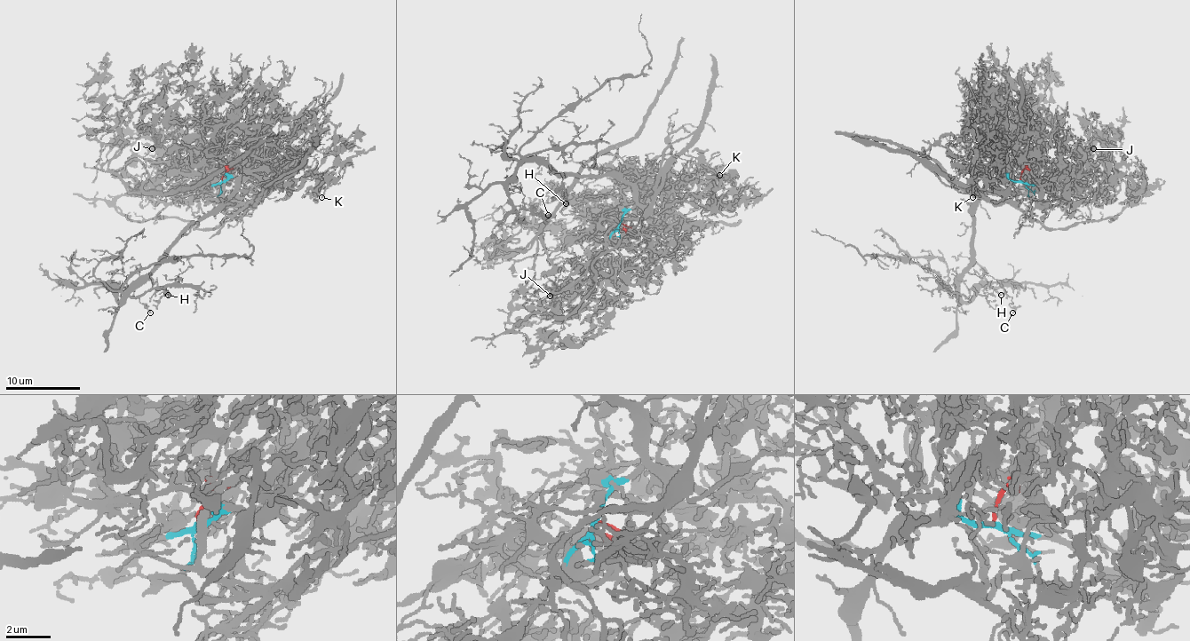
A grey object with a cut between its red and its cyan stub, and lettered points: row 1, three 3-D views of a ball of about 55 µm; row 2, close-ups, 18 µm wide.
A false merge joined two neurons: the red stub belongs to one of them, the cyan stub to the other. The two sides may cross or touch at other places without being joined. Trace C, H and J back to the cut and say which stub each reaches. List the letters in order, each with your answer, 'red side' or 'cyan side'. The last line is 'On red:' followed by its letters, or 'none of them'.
C: cyan side
H: cyan side
J: red side
On red: J

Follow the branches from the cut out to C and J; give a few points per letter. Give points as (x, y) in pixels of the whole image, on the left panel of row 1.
C: (221, 181), (231, 177), (238, 179), (238, 185), (119, 302), (112, 283), (138, 298), (151, 312)
J: (221, 179), (227, 168), (201, 168), (195, 161), (149, 183), (146, 173), (132, 177), (129, 162), (153, 149)

